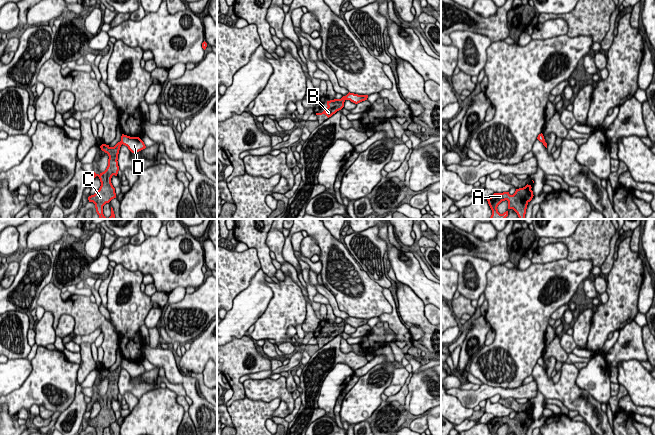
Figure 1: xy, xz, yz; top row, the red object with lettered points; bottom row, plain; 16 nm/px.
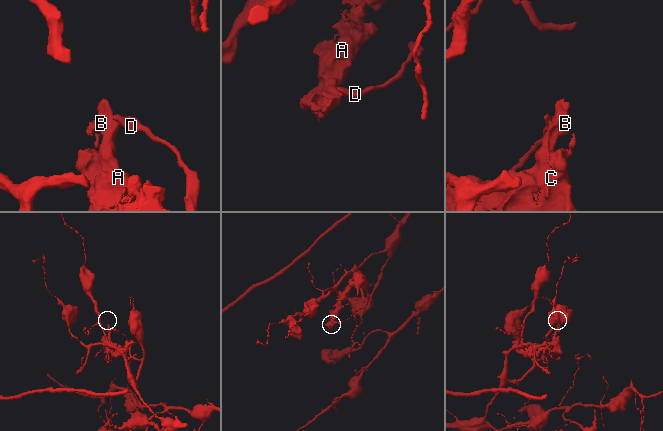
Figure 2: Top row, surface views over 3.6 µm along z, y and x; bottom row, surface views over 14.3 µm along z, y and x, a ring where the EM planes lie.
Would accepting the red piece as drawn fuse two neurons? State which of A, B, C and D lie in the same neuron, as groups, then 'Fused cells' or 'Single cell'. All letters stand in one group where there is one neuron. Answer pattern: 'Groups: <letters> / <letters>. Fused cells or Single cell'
Groups: A B C / D. Fused cells

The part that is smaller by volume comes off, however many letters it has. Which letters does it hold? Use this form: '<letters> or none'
A, B, C

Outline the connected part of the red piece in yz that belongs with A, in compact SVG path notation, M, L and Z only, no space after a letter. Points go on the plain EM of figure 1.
M527 408L523 412L516 413L513 419L510 419L509 416L494 417L487 425L492 435L498 435L498 429L505 424L508 425L508 433L526 435L528 427L534 420L531 412L531 409Z

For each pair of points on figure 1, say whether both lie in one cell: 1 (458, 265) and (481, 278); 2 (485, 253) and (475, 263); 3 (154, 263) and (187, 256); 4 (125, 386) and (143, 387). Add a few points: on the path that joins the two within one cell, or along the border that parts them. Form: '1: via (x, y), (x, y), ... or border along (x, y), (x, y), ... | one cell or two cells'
1: via (466, 259), (471, 260), (480, 270) | one cell
2: border along (457, 253), (484, 258), (491, 265) | two cells
3: via (162, 259), (179, 257) | one cell
4: via (129, 386), (139, 387) | one cell

